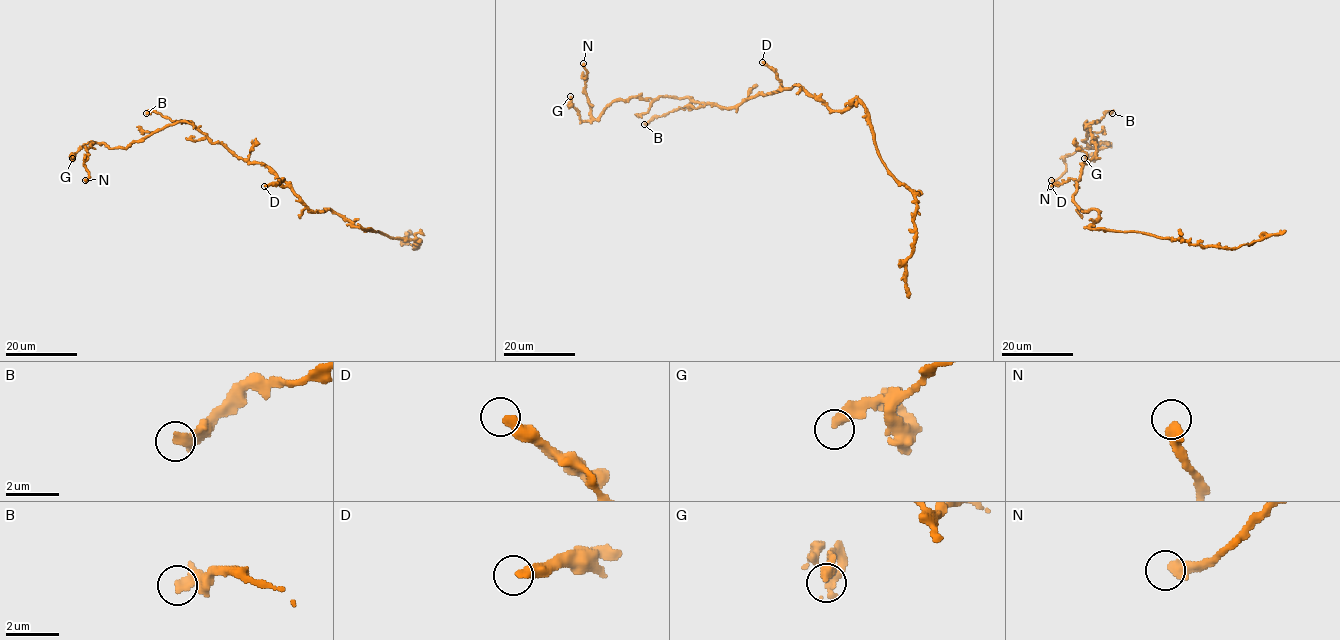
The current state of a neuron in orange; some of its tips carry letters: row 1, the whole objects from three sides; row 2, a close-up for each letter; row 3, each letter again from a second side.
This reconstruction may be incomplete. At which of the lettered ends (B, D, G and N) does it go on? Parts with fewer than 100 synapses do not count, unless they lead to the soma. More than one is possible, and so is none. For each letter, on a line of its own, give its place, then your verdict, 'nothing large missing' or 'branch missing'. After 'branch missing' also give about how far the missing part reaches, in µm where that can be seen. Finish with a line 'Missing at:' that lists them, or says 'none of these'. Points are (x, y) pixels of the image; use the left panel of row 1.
B: at (146, 113); nothing large missing
D: at (264, 186); nothing large missing
G: at (72, 158); nothing large missing
N: at (85, 180); nothing large missing
Missing at: none of these

